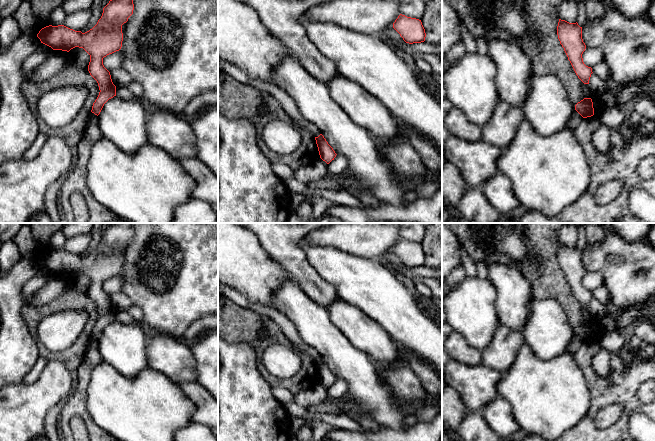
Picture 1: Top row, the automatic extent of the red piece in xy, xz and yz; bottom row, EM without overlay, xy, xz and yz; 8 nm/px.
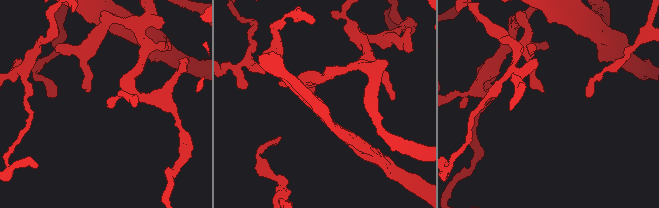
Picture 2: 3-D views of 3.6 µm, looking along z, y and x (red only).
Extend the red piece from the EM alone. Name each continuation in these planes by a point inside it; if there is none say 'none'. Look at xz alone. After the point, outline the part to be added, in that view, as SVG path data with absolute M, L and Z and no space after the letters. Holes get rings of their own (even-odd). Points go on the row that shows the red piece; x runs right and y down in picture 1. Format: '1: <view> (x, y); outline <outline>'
none

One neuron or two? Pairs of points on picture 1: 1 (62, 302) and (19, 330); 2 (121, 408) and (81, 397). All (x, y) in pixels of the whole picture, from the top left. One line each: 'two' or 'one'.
1: two
2: two

